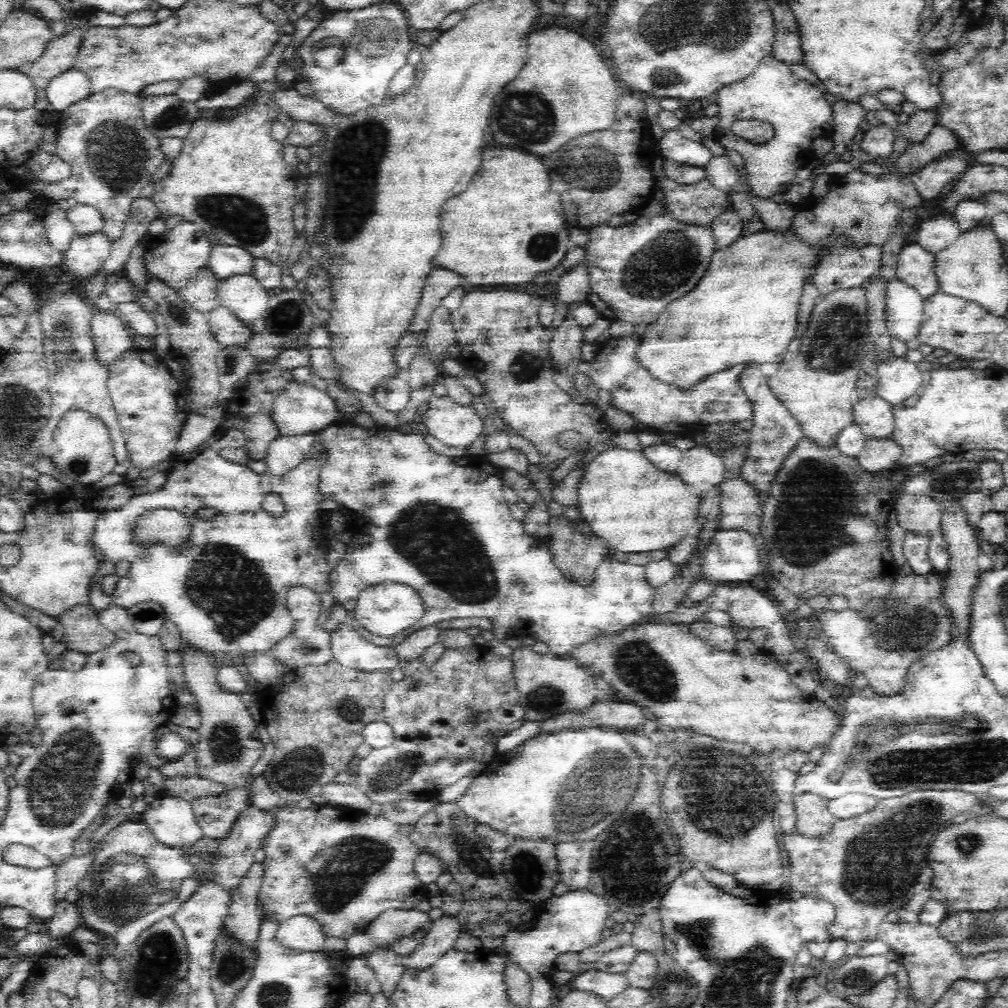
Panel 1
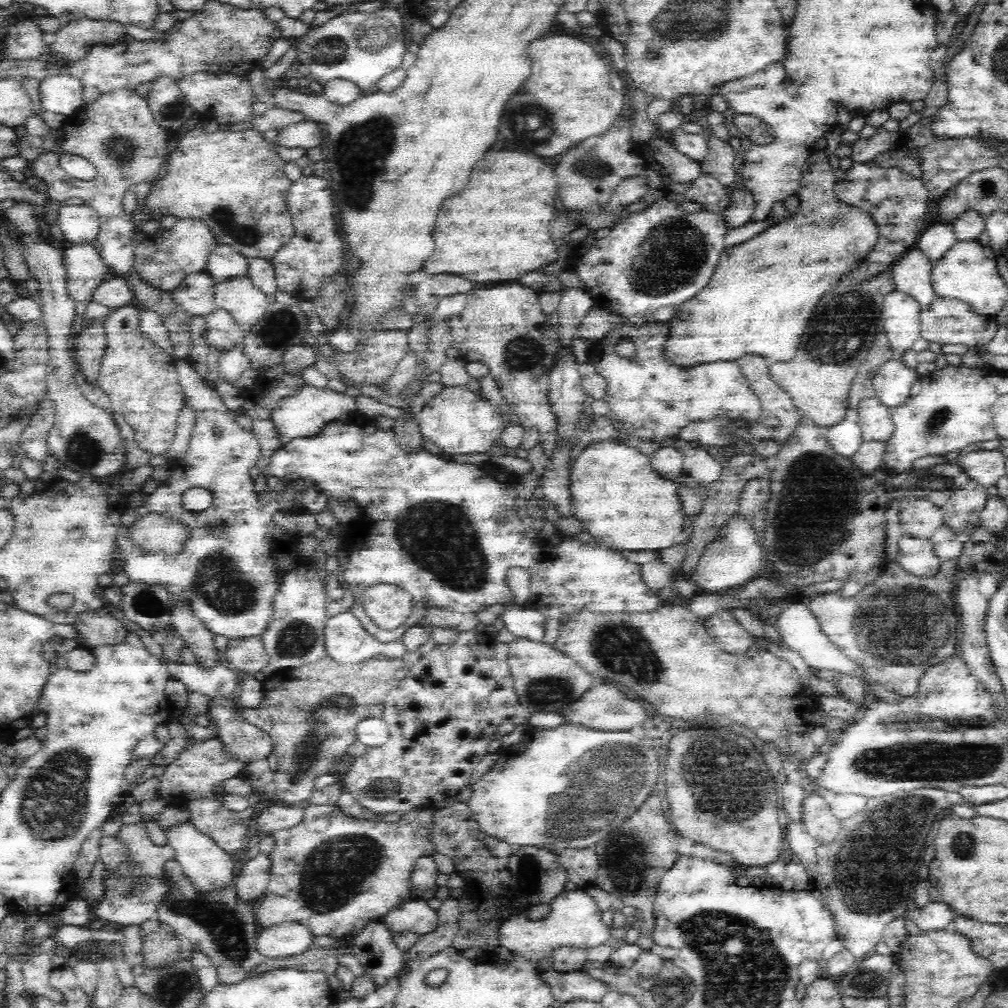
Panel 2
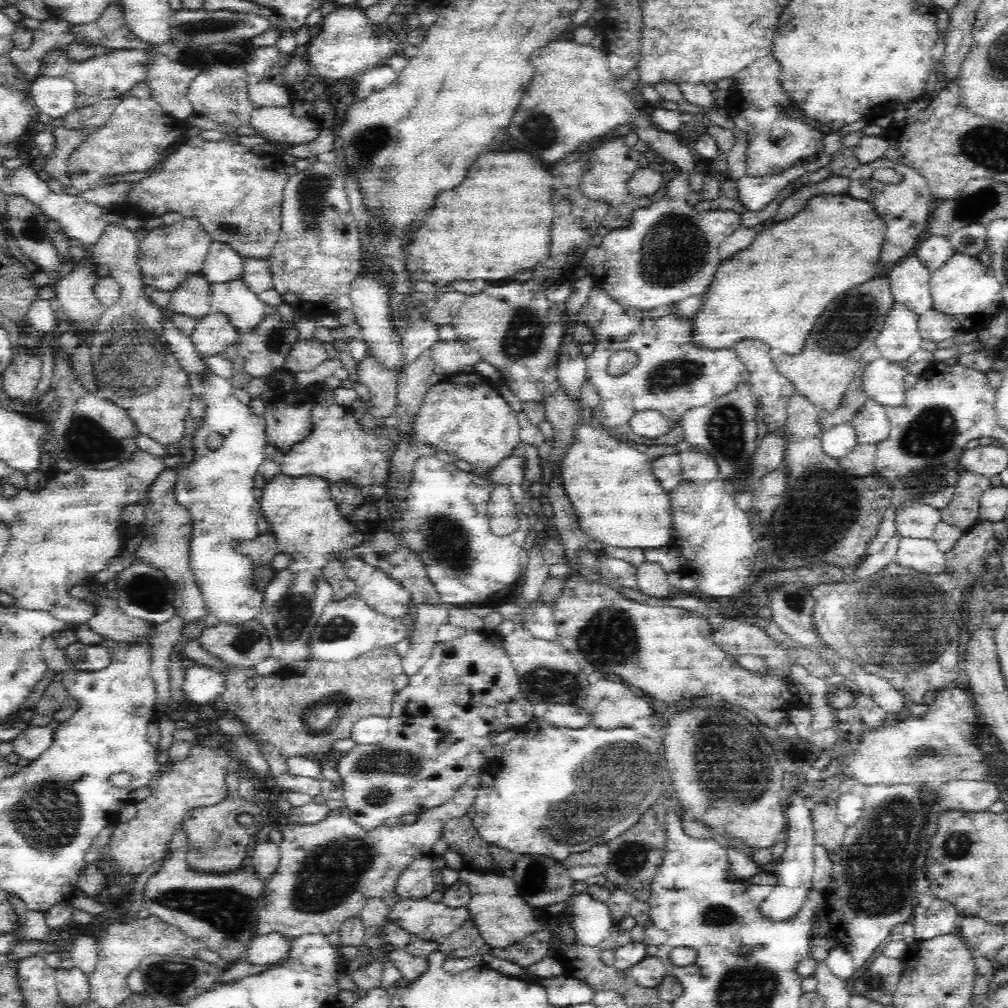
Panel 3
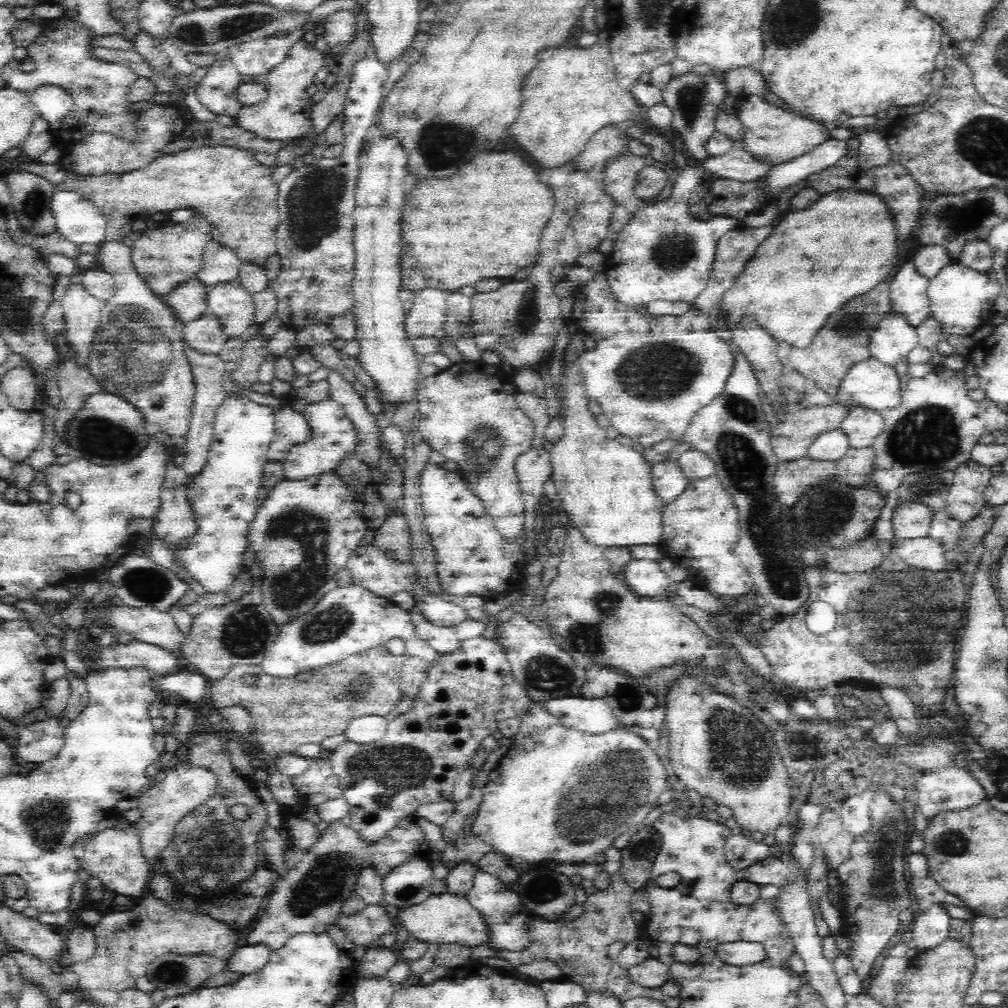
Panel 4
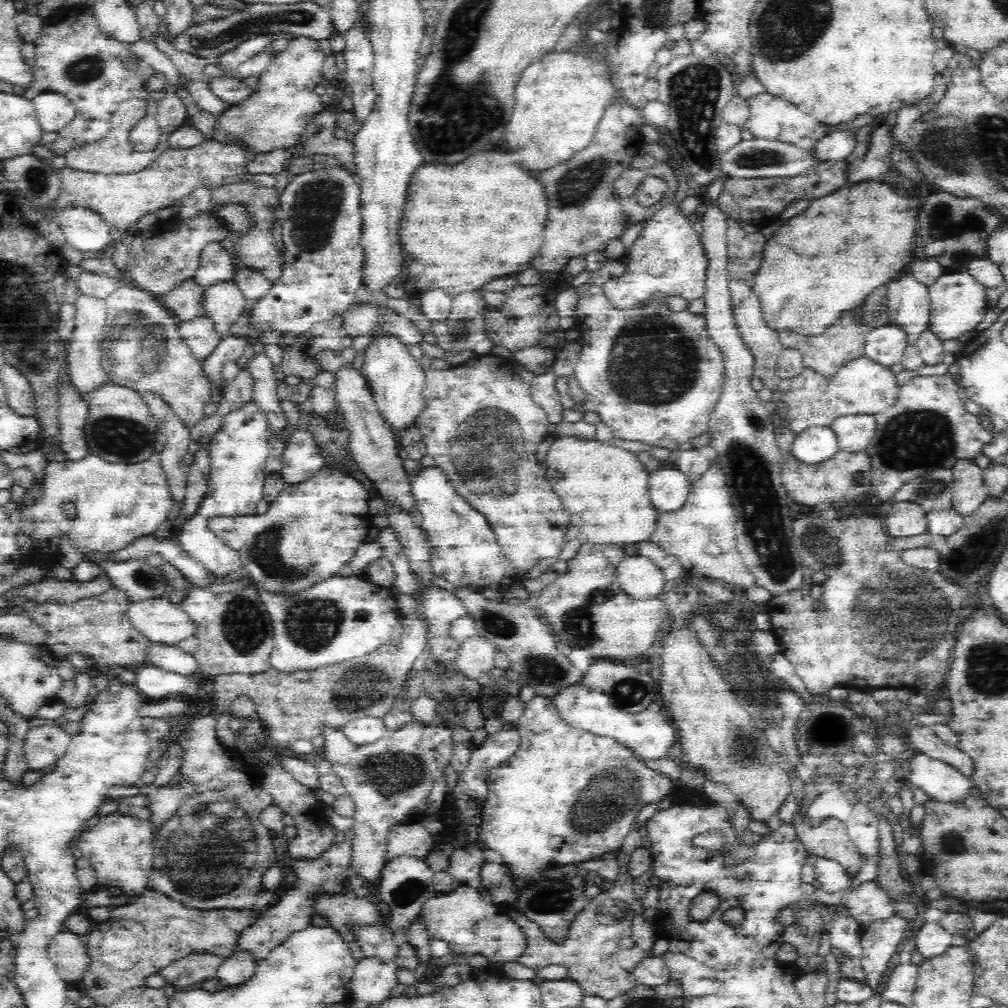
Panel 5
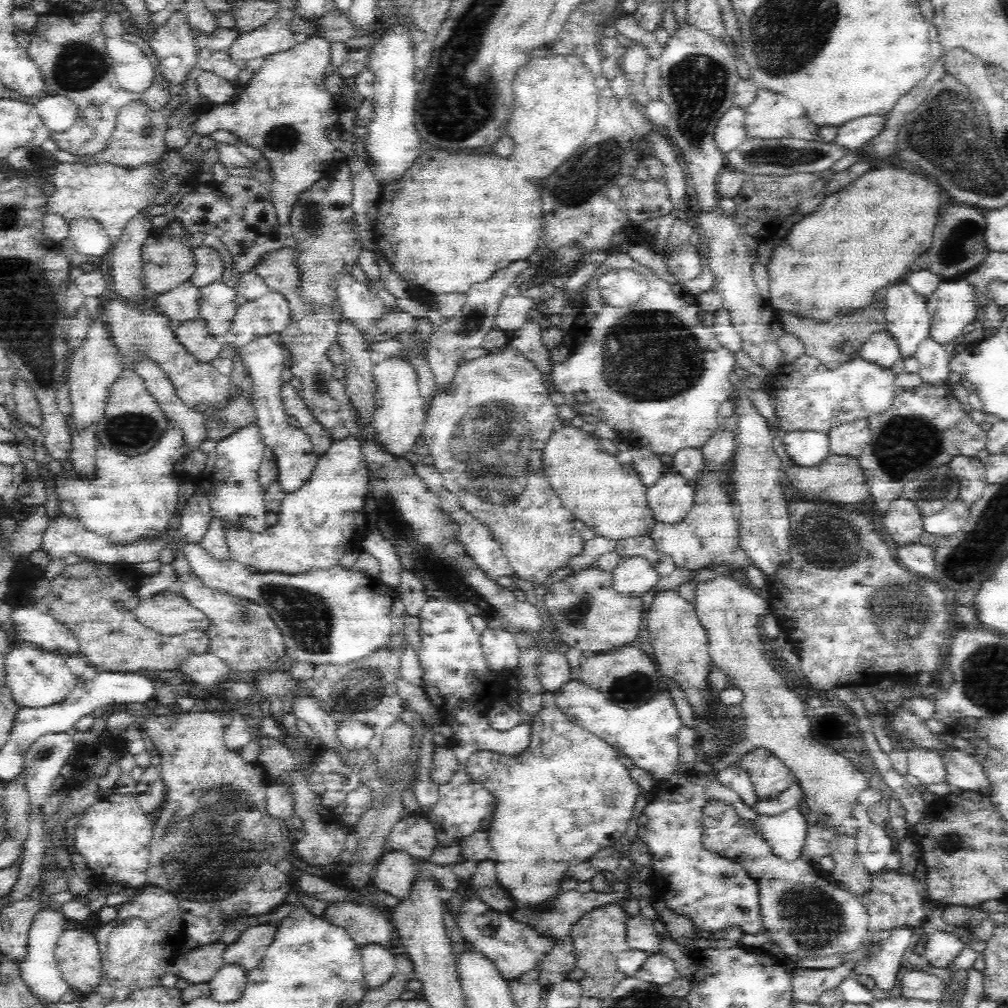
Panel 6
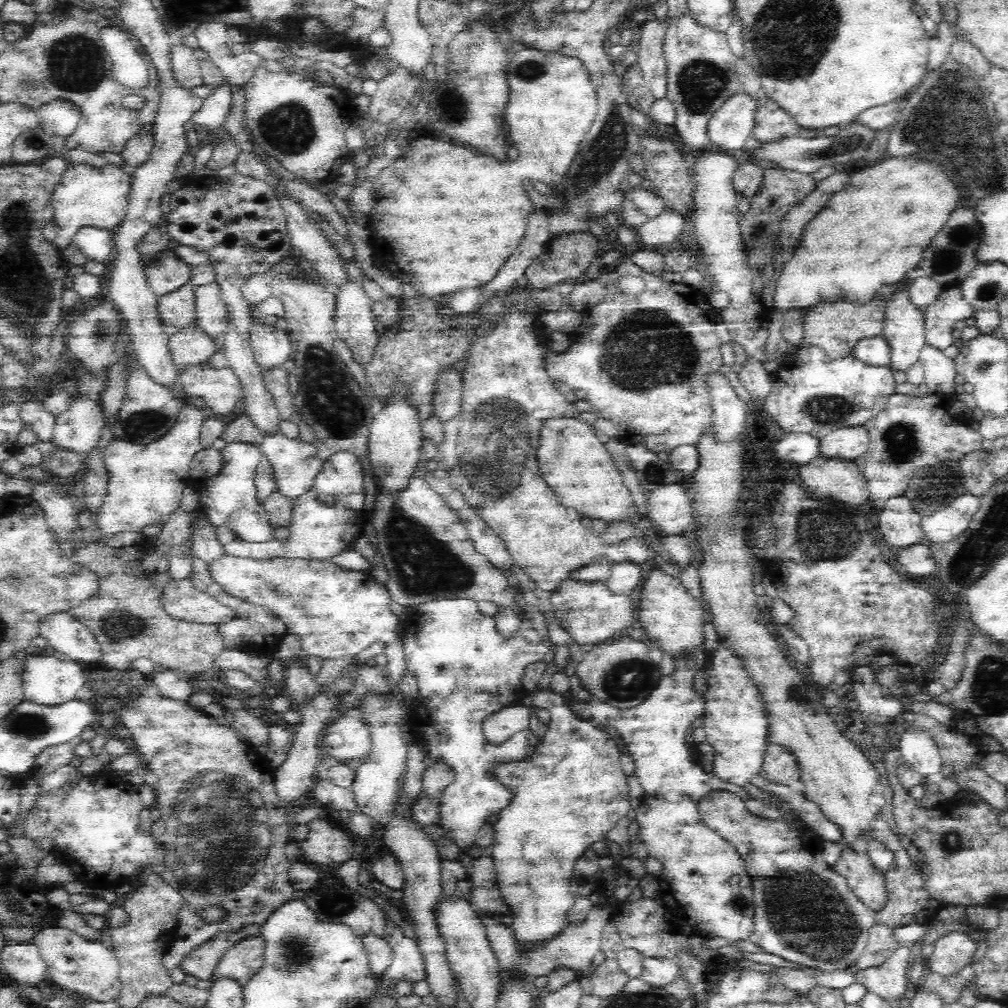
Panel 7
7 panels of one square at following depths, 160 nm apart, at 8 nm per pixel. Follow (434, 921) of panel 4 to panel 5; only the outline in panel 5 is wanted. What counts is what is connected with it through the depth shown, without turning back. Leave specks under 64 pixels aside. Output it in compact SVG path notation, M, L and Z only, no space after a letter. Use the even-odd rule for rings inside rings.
M457 883L448 892L435 891L422 905L422 921L428 925L433 939L446 941L449 948L462 956L482 955L492 966L518 962L529 948L524 929L510 915L500 913L498 907L482 897L478 888Z

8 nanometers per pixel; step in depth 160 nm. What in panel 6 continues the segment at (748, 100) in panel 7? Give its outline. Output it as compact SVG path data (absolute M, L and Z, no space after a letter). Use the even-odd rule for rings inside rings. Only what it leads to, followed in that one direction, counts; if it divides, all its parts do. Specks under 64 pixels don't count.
M730 105L715 128L714 138L724 156L736 150L748 137L745 130L746 111L738 105Z

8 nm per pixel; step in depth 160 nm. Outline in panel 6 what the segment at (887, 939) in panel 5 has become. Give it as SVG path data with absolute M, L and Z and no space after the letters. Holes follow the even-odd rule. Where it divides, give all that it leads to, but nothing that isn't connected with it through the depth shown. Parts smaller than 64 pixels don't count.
M895 927L892 929L892 936L881 942L881 952L872 956L870 960L858 962L858 966L853 970L853 975L870 976L880 990L886 990L886 992L892 990L896 986L896 982L899 982L900 964L902 964L904 952L906 952L912 936L915 936L915 933L910 927Z

